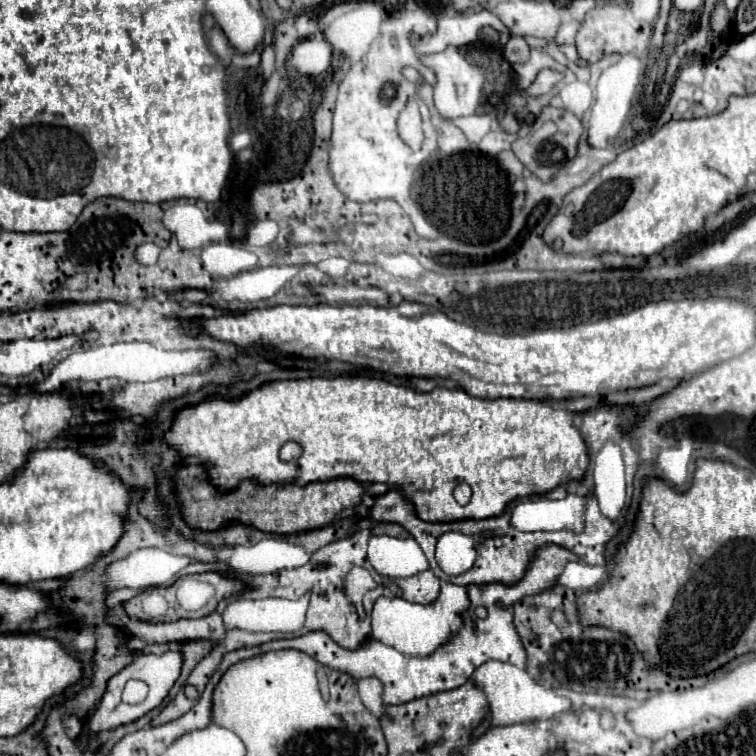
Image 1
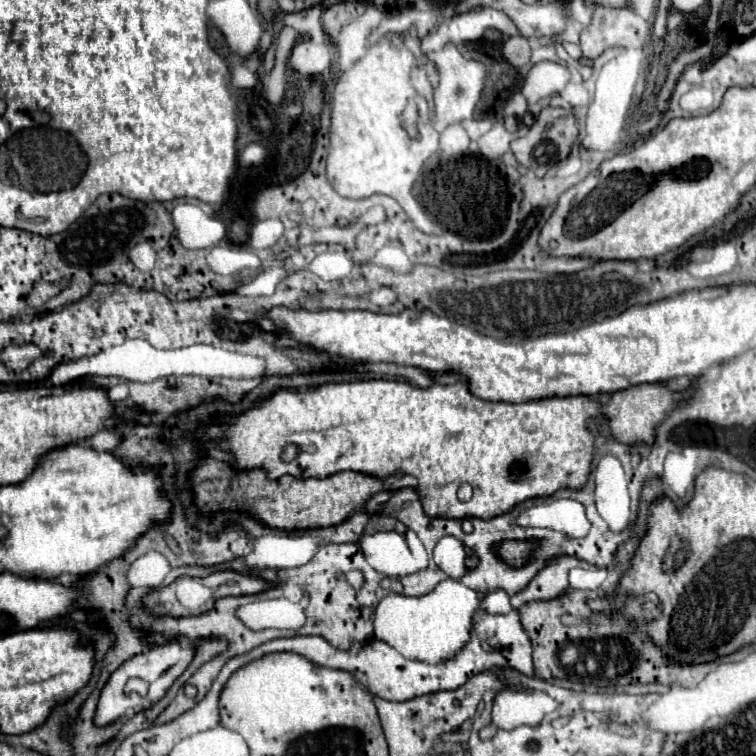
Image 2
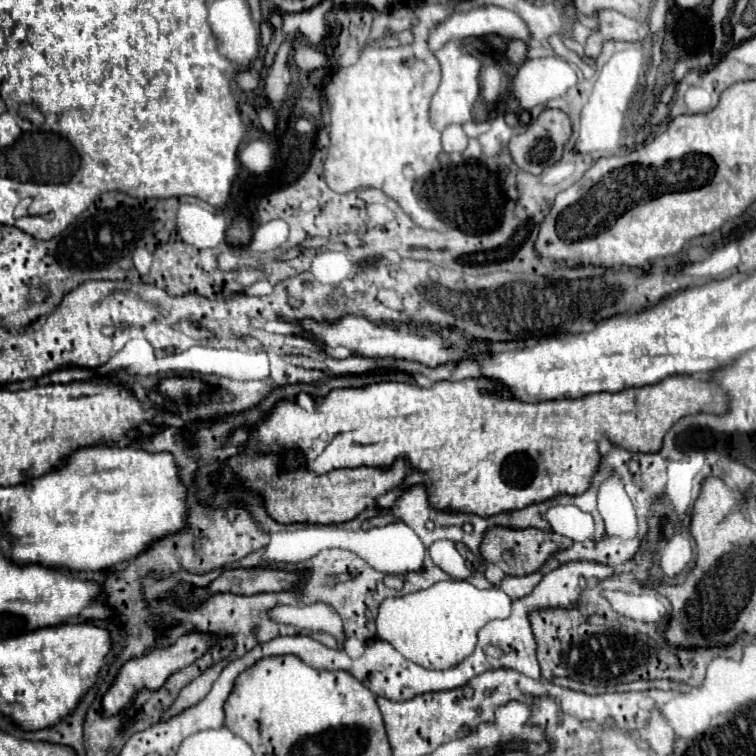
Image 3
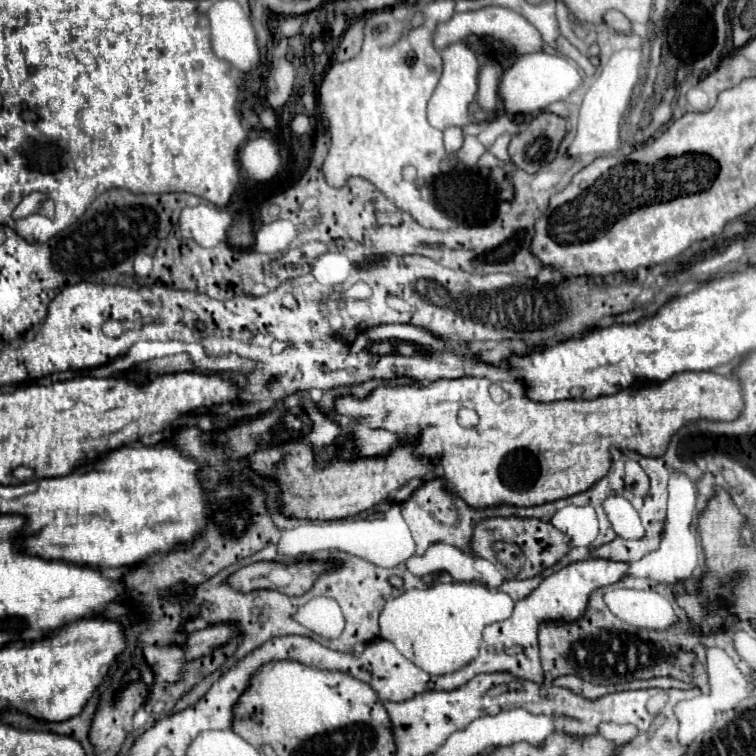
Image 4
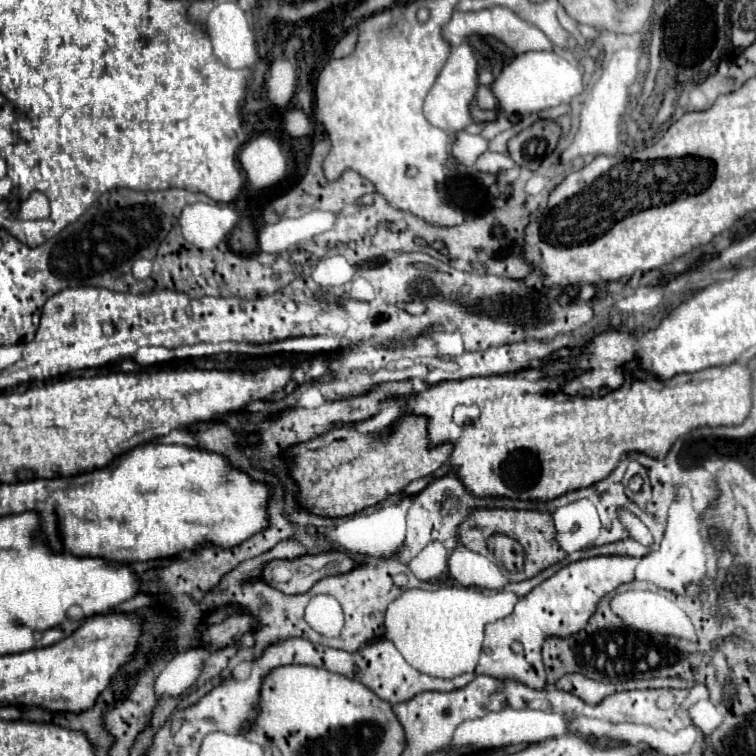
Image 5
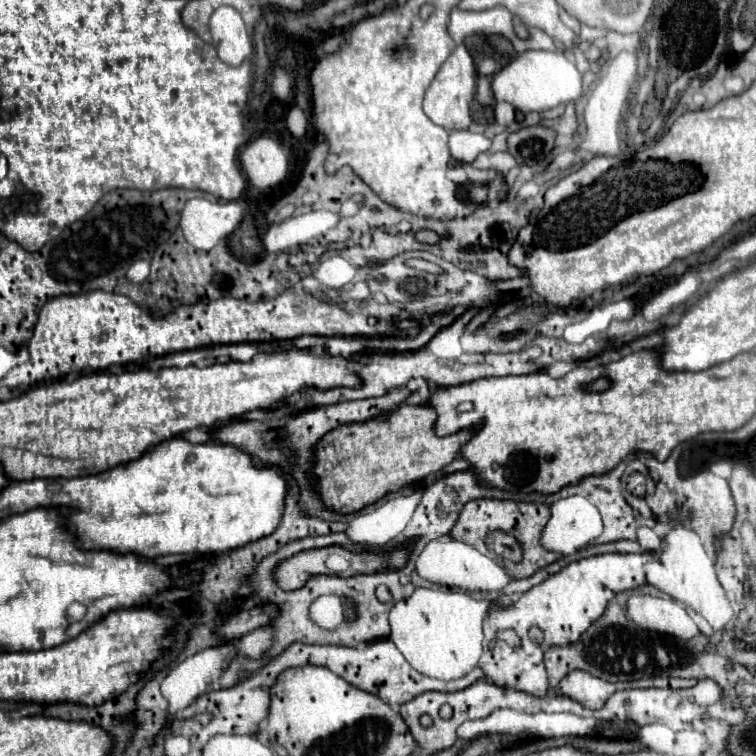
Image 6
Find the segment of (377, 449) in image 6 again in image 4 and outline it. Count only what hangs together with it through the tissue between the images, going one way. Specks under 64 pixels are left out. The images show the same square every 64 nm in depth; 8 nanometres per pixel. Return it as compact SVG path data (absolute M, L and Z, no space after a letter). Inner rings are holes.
M304 440L270 446L248 456L250 468L260 476L272 478L280 486L280 512L286 518L302 520L344 520L352 518L398 490L404 482L420 478L436 466L426 458L416 458L412 446L398 446L386 458L360 458L354 462L334 460L326 468L314 466L314 448Z

